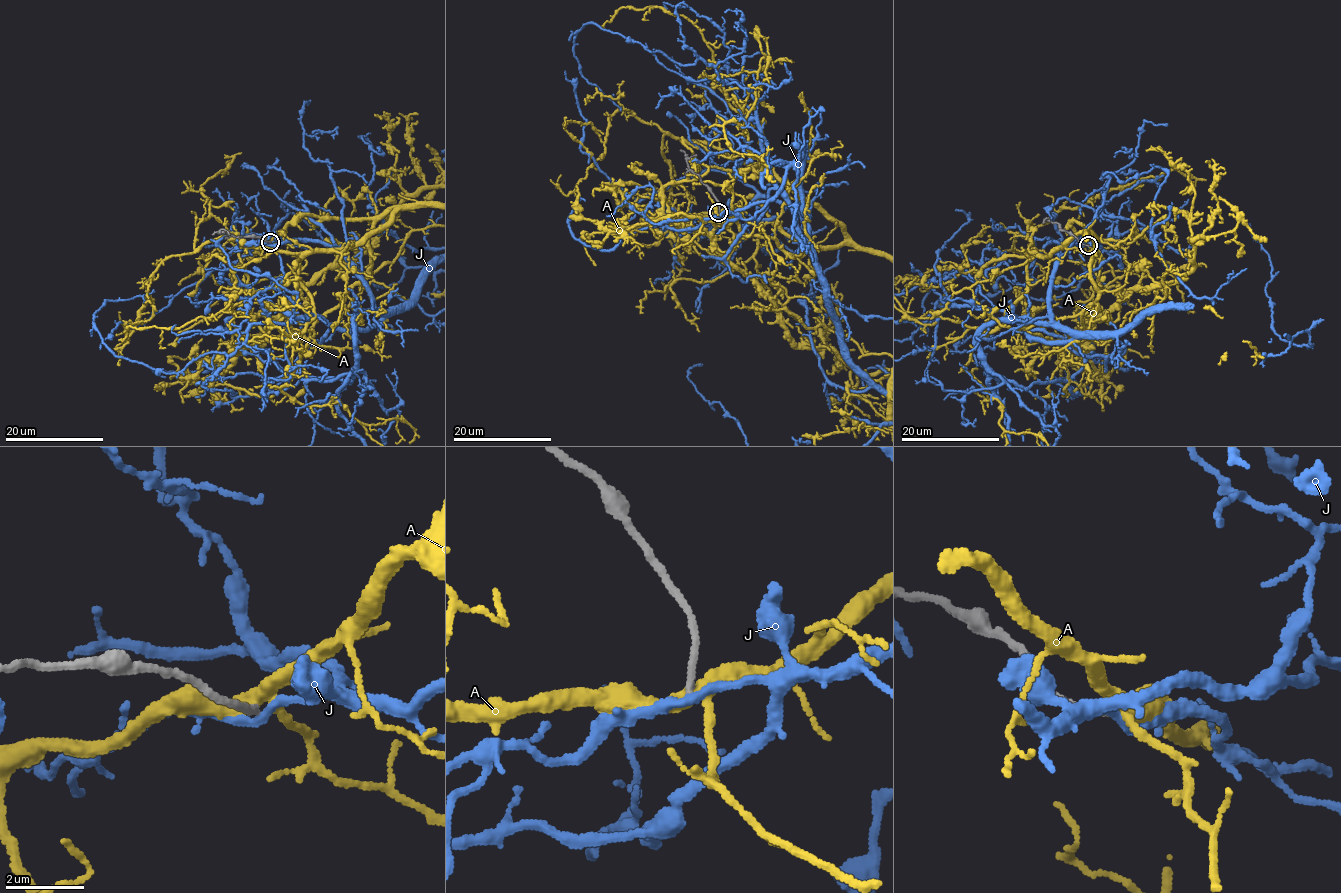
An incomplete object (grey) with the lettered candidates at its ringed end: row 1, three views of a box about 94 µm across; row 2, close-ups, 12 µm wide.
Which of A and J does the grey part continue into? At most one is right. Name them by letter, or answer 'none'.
none

